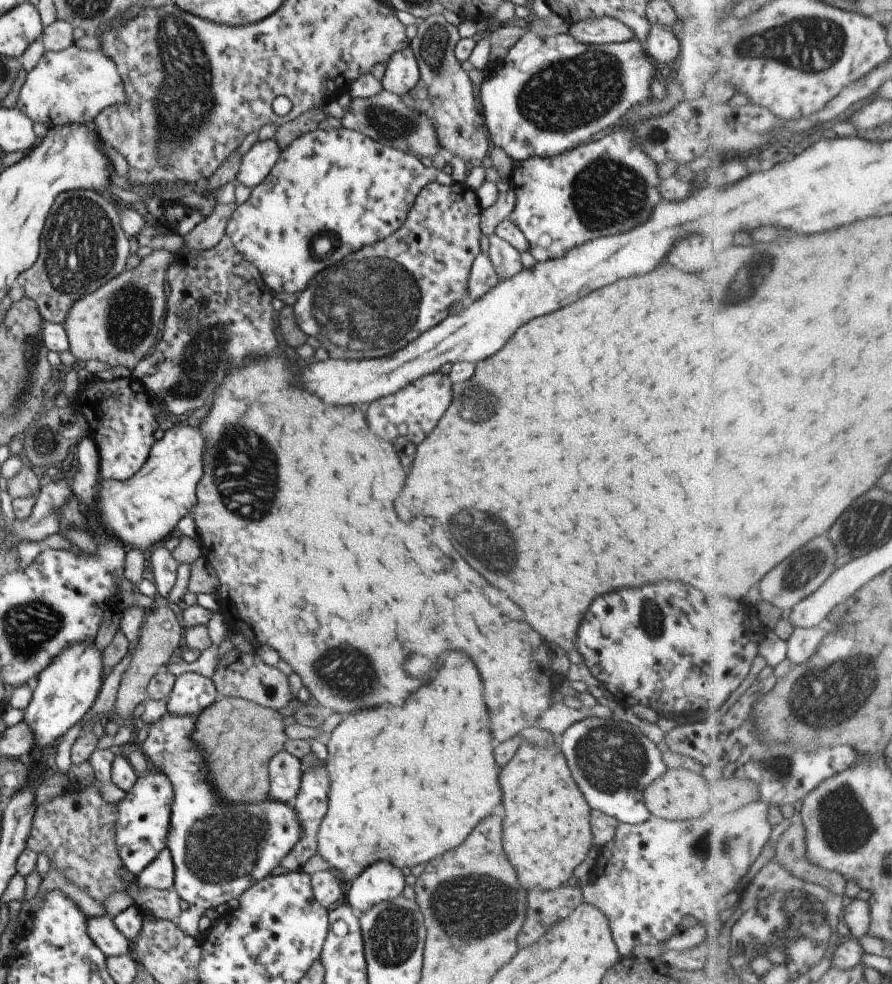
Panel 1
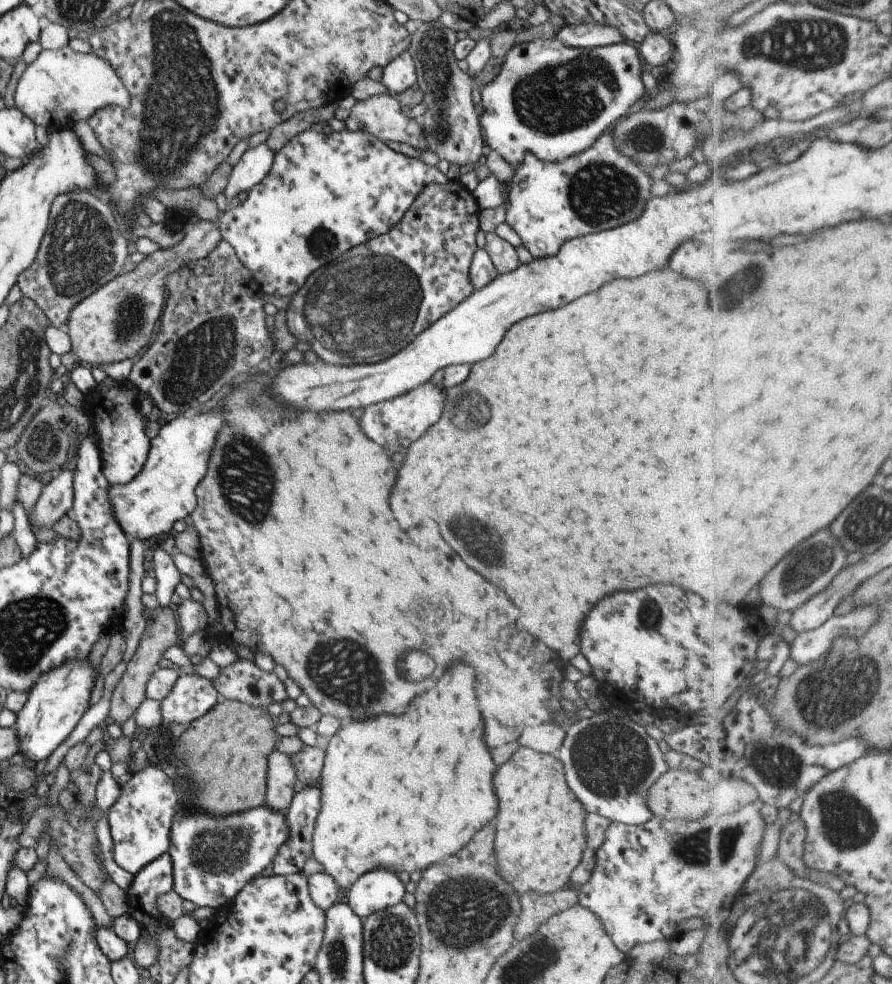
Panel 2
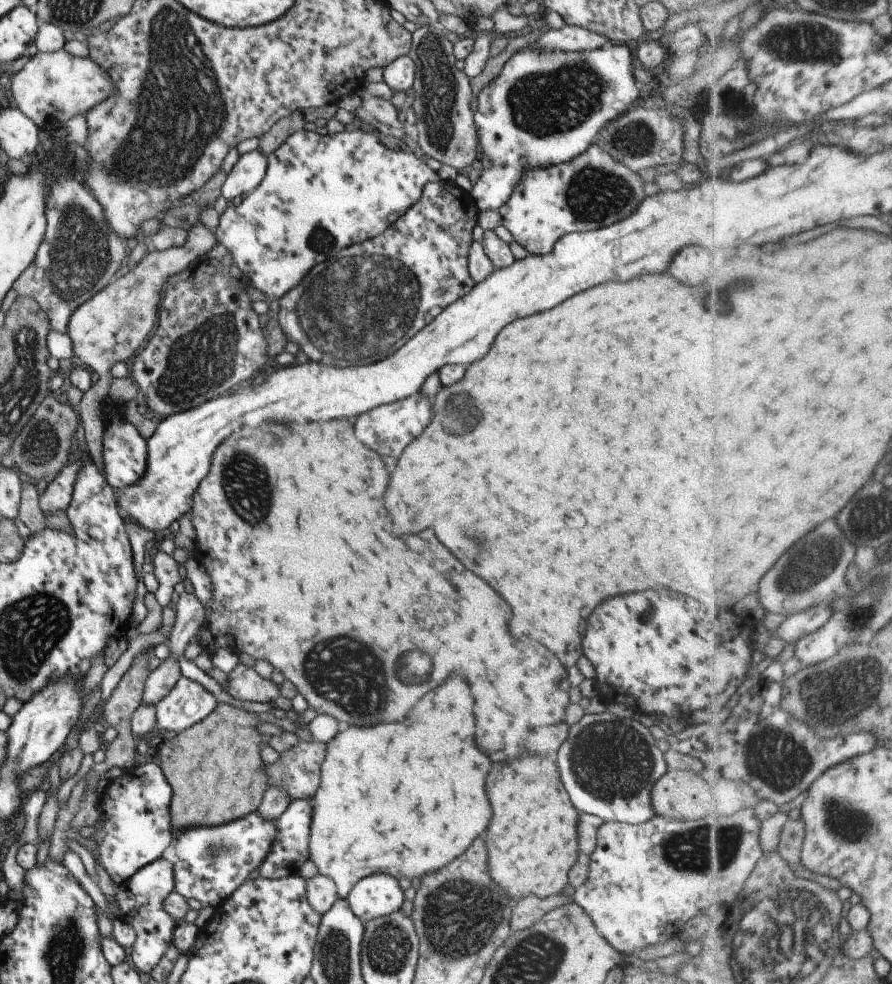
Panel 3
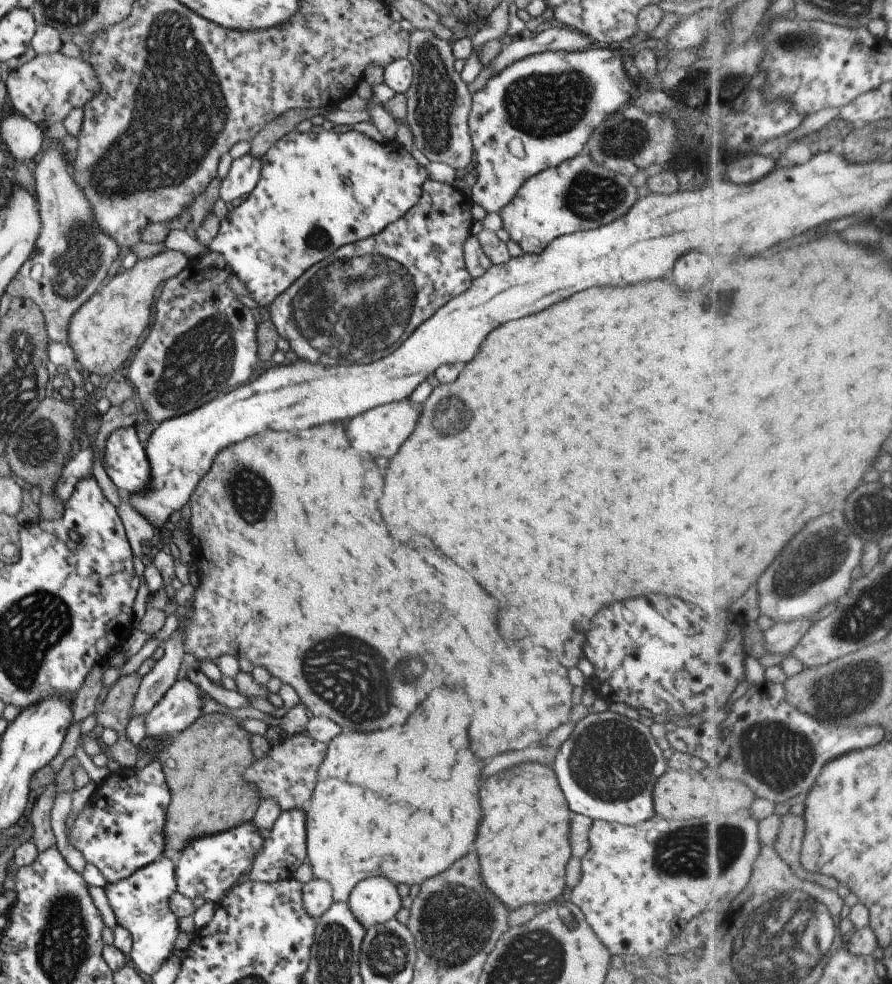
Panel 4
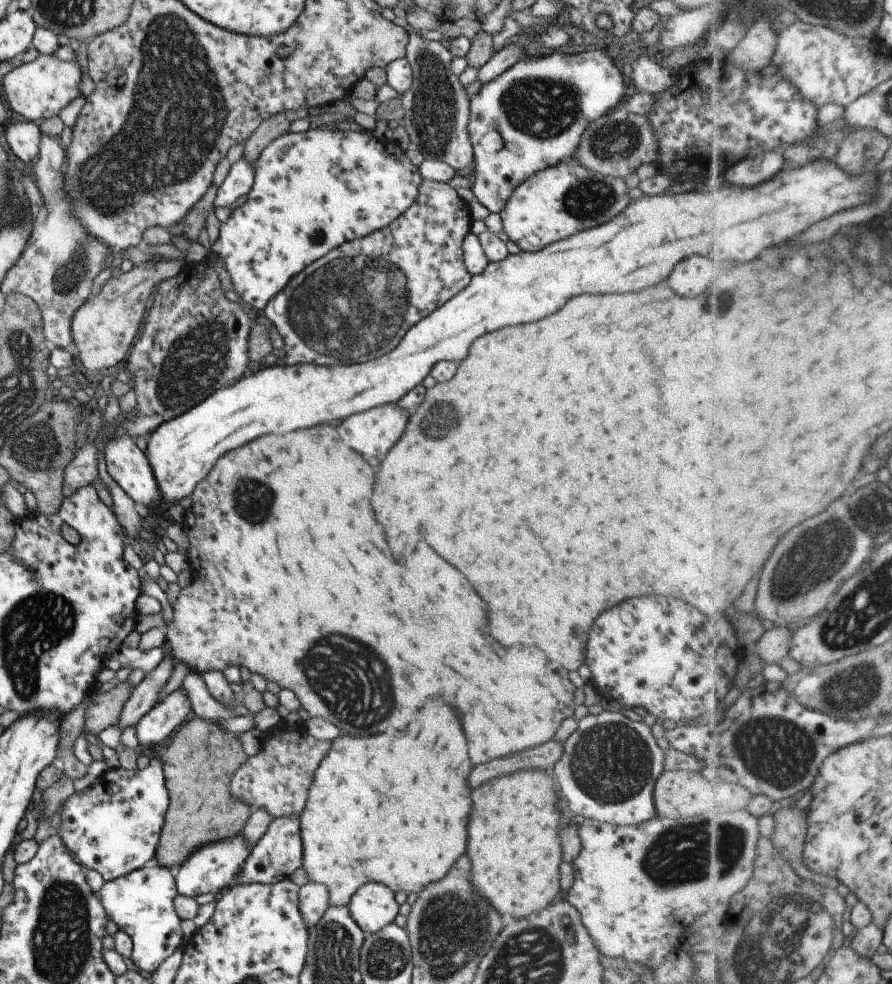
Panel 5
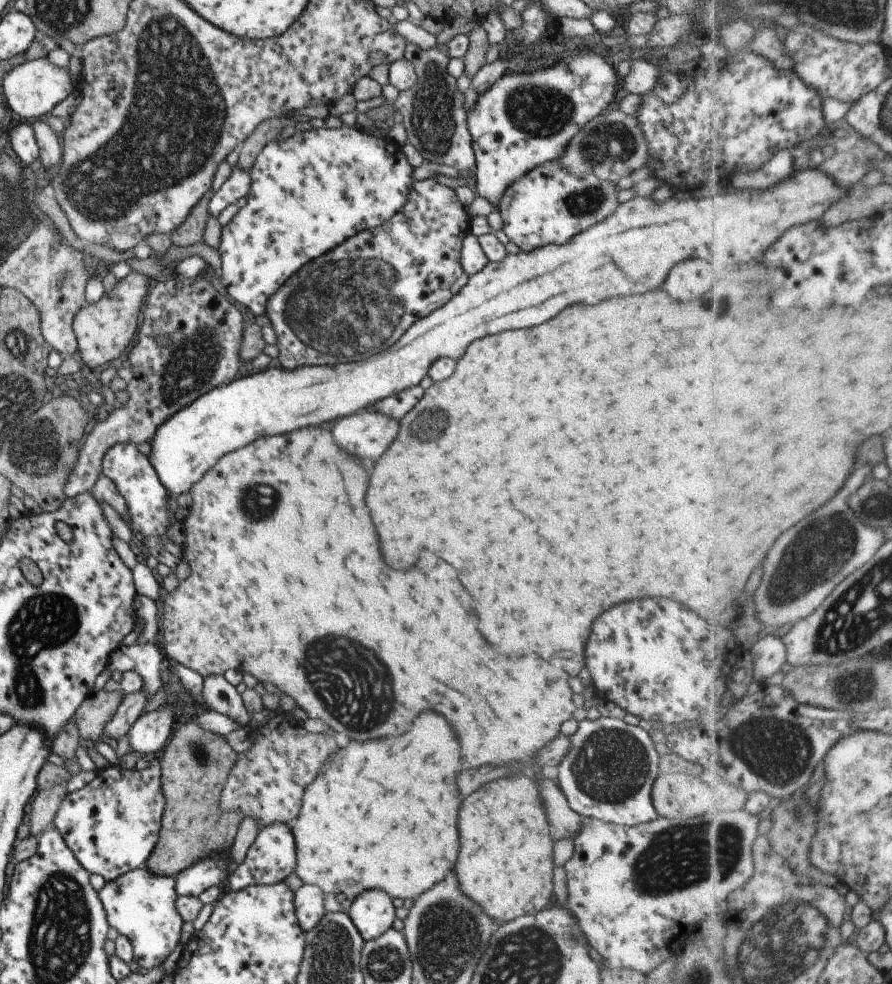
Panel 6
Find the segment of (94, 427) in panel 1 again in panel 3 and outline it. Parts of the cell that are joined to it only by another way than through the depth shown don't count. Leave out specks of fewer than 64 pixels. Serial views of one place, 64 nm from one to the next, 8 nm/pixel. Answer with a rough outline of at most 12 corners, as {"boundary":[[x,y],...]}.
{"boundary":[[111,402],[103,416],[102,464],[115,489],[135,484],[146,440]]}

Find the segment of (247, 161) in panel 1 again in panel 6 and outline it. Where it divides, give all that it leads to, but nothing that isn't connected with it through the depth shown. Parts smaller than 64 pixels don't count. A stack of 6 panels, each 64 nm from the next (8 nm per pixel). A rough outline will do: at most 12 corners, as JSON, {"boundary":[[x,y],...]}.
{"boundary":[[231,167],[227,180],[213,193],[208,214],[216,217],[246,196],[249,172]]}

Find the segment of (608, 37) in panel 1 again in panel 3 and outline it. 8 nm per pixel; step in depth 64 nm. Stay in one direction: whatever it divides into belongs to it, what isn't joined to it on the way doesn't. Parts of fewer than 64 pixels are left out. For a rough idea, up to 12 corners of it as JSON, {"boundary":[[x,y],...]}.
{"boundary":[[564,25],[533,43],[548,51],[586,51],[609,43],[591,30]]}

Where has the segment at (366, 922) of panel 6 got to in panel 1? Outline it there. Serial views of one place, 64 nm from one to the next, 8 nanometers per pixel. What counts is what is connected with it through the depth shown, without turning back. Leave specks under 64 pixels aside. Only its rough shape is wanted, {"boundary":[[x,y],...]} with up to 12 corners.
{"boundary":[[383,860],[352,880],[344,901],[358,914],[402,896],[403,874]]}

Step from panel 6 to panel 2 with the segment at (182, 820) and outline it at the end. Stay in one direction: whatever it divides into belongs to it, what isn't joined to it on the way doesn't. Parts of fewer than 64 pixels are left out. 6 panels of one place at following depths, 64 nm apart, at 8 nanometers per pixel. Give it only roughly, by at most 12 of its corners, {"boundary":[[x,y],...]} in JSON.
{"boundary":[[220,698],[174,735],[178,800],[209,816],[263,805],[278,721]]}

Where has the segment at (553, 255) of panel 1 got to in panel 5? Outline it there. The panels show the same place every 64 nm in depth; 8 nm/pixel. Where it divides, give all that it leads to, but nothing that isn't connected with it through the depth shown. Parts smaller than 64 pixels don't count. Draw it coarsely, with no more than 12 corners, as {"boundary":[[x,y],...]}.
{"boundary":[[571,157],[525,178],[498,215],[537,252],[617,216],[620,177]]}

